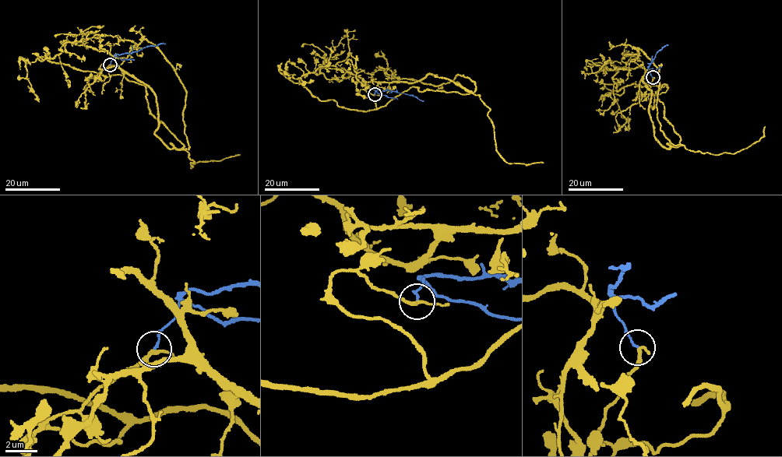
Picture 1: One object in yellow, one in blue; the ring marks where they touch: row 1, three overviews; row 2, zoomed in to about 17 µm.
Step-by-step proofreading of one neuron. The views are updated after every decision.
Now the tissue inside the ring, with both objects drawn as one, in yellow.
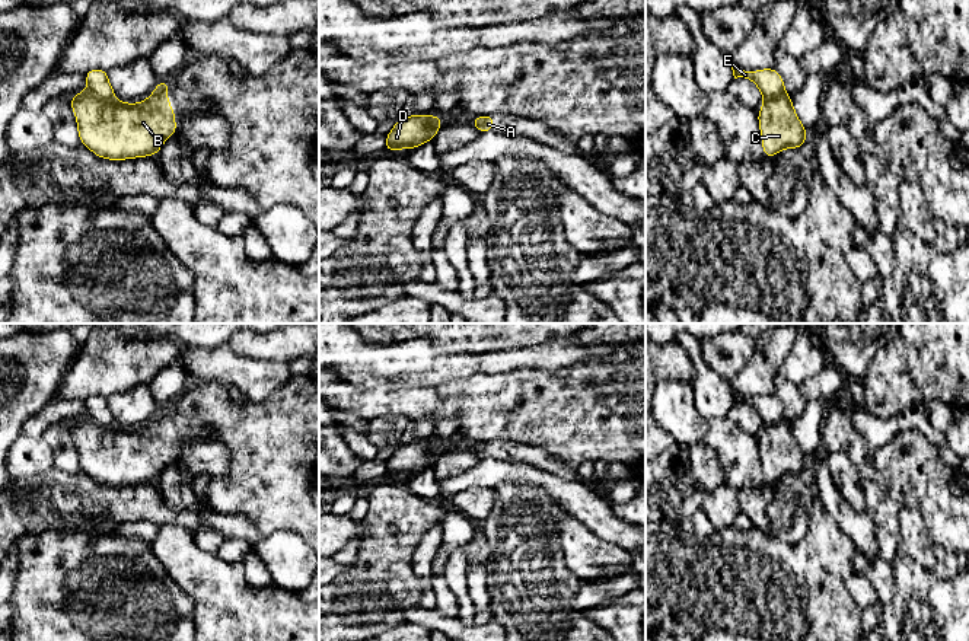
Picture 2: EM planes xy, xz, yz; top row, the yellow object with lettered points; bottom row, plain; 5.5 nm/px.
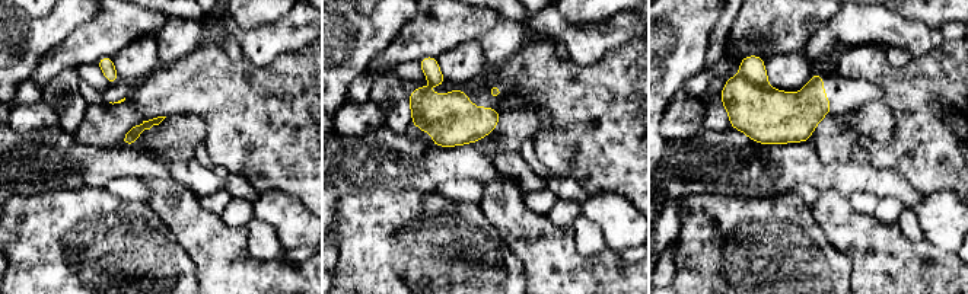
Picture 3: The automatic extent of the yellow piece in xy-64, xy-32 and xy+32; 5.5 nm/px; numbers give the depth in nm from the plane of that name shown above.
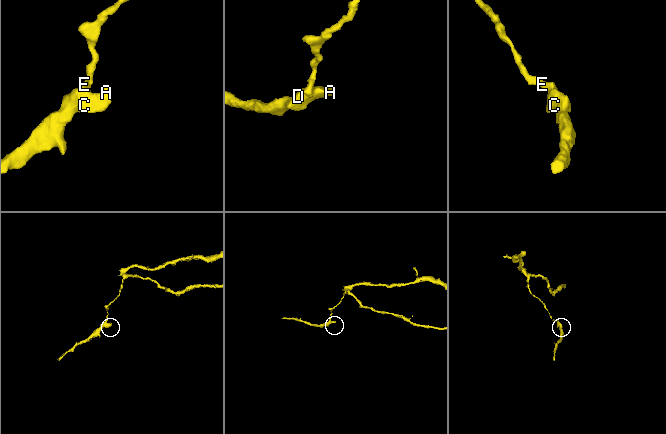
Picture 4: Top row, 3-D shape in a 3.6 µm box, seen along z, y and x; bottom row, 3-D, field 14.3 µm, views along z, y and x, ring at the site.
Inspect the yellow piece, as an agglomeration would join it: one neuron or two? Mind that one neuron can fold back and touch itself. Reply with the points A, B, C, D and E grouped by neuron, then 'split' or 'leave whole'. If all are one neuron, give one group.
A B C D / E | split

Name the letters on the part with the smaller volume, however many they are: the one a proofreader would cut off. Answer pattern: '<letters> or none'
A, B, C, D

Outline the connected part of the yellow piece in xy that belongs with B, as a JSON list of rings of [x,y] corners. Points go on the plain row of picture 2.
[[[160,406],[143,428],[103,427],[89,417],[76,420],[70,433],[83,472],[101,485],[156,482],[176,459],[176,439],[168,427],[169,406]]]

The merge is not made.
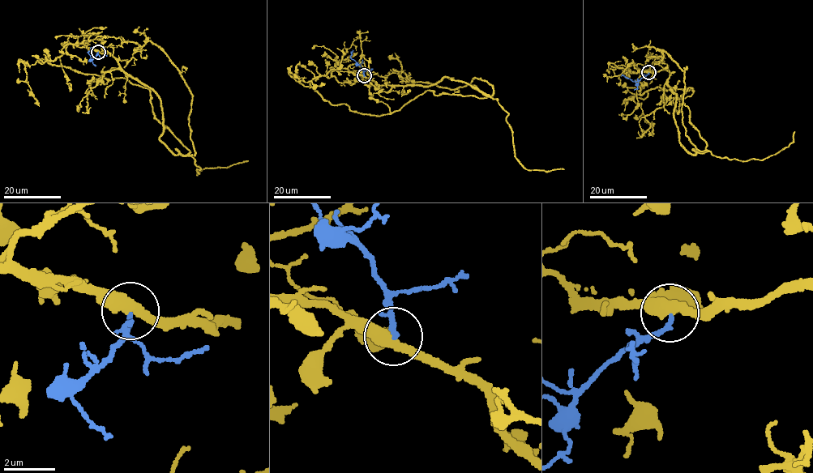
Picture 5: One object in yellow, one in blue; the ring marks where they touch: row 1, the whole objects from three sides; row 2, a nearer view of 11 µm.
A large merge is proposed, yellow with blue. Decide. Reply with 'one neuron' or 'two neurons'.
one neuron

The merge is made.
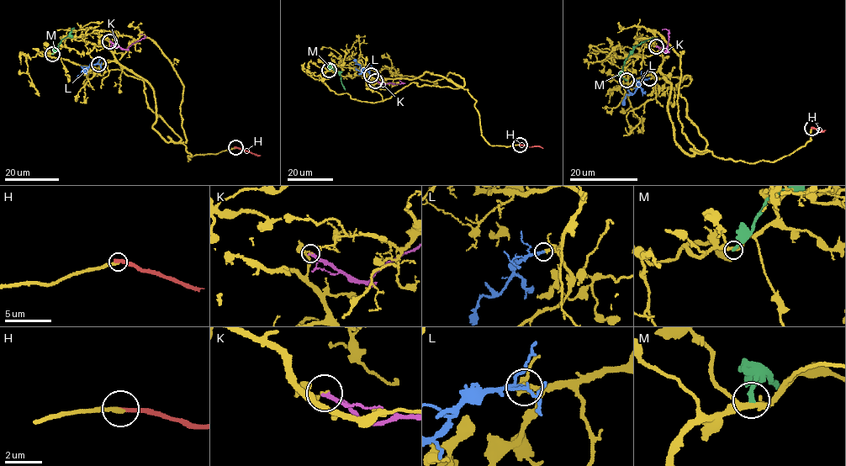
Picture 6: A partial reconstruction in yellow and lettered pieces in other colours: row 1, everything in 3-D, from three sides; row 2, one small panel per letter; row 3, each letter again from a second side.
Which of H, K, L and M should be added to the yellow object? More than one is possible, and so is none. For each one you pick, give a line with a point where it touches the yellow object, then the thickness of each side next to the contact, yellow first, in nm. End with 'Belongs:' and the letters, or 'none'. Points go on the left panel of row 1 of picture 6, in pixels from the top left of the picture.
L: meets yellow at (98, 64); 240 nm thick on the yellow side, 240 nm on the other
Belongs: L

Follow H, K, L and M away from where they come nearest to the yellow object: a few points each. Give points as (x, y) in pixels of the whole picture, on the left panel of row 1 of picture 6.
H: (235, 147), (261, 155)
K: (110, 40), (126, 49), (143, 38), (140, 34)
L: (98, 64), (90, 65), (76, 77)
M: (52, 54), (74, 29)

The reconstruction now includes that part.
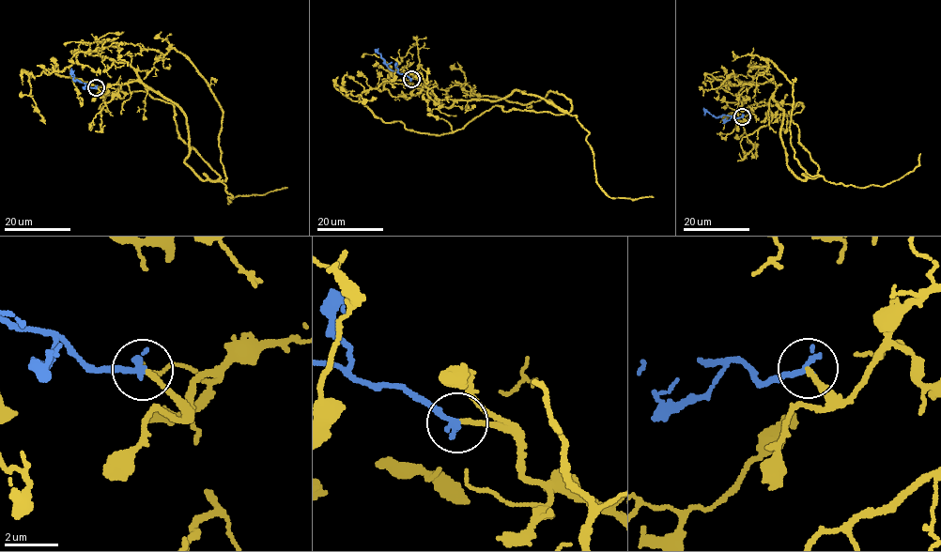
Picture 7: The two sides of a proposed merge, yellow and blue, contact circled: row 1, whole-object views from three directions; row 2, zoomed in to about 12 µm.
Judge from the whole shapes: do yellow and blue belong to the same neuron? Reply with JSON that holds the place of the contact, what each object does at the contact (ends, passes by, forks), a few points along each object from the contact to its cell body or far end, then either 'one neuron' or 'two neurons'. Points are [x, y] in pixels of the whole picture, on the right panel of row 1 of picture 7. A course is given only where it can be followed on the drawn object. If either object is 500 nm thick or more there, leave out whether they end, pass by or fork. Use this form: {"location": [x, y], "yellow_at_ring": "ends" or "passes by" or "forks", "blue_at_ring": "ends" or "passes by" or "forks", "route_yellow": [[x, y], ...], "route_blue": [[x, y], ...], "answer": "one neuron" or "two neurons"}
{"location": [742, 116], "yellow_at_ring": "ends", "blue_at_ring": "ends", "route_yellow": [[742, 116], [773, 98], [788, 167], [819, 176], [794, 157], [793, 86], [768, 59], [750, 66]], "route_blue": [[742, 116], [716, 117], [706, 112], [703, 114]], "answer": "one neuron"}

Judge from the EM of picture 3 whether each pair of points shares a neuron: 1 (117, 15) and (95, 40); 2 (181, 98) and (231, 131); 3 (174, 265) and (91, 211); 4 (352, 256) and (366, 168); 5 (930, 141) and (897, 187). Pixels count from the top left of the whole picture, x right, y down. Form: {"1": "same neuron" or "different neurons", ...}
{"1": "same neuron", "2": "same neuron", "3": "same neuron", "4": "different neurons", "5": "different neurons"}

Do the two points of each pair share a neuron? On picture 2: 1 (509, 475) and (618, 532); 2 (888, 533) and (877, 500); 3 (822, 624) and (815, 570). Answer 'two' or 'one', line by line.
1: one
2: one
3: one

